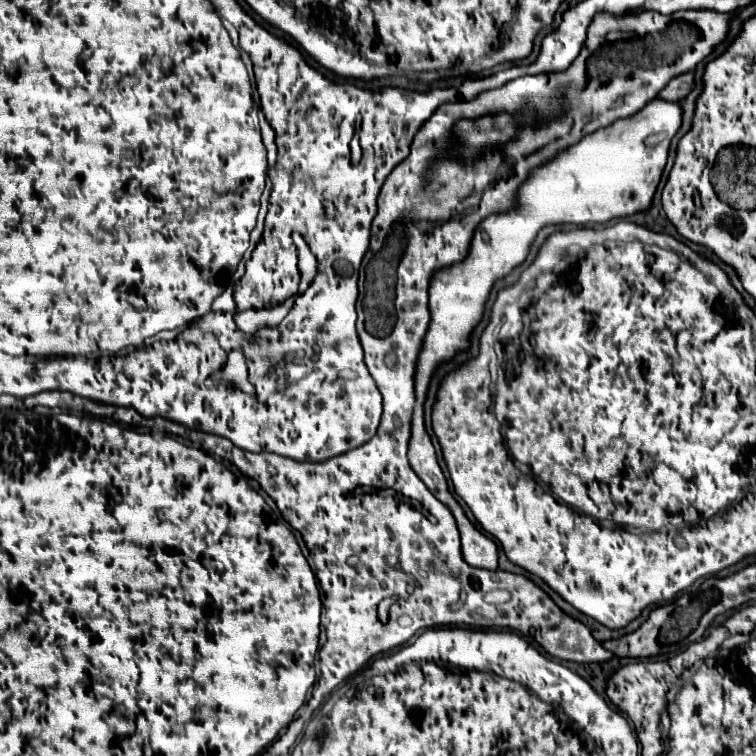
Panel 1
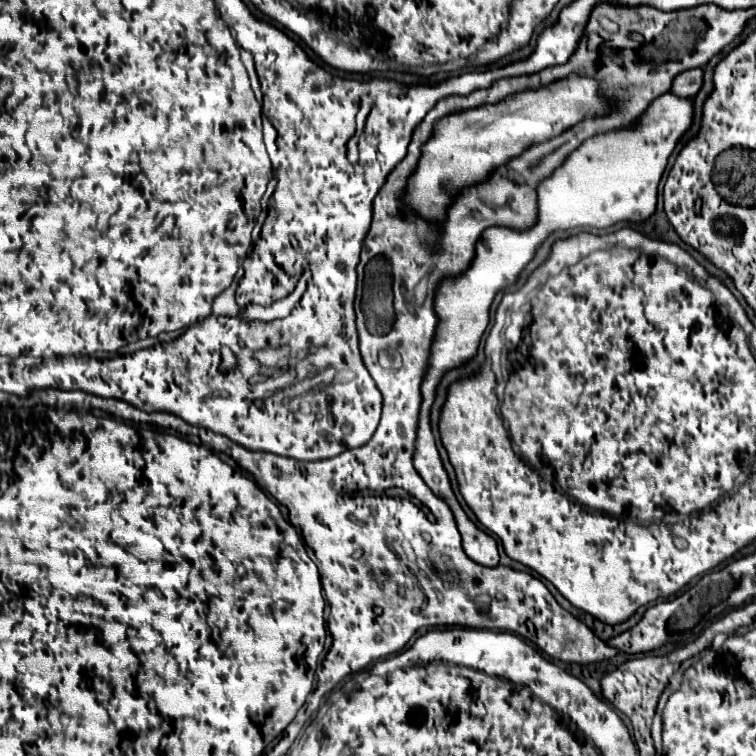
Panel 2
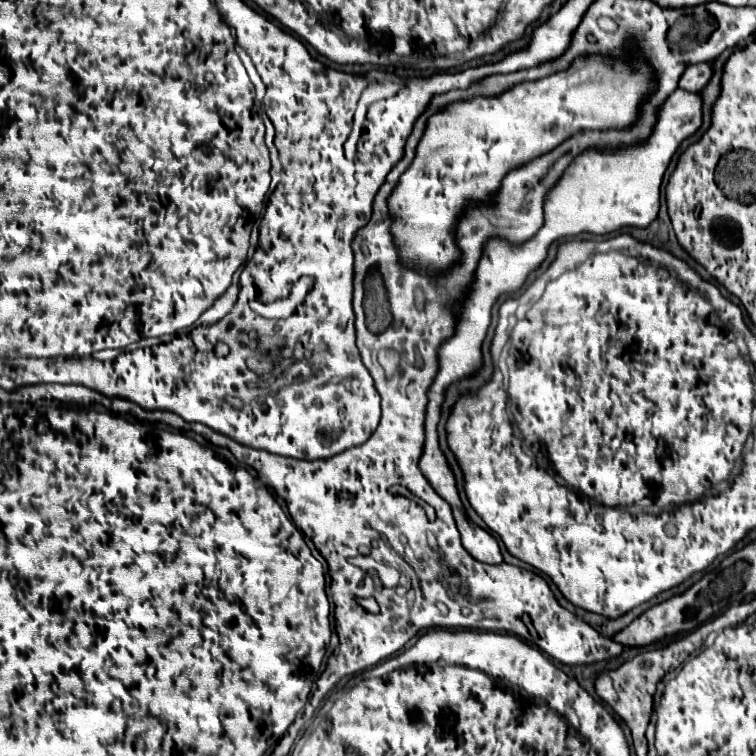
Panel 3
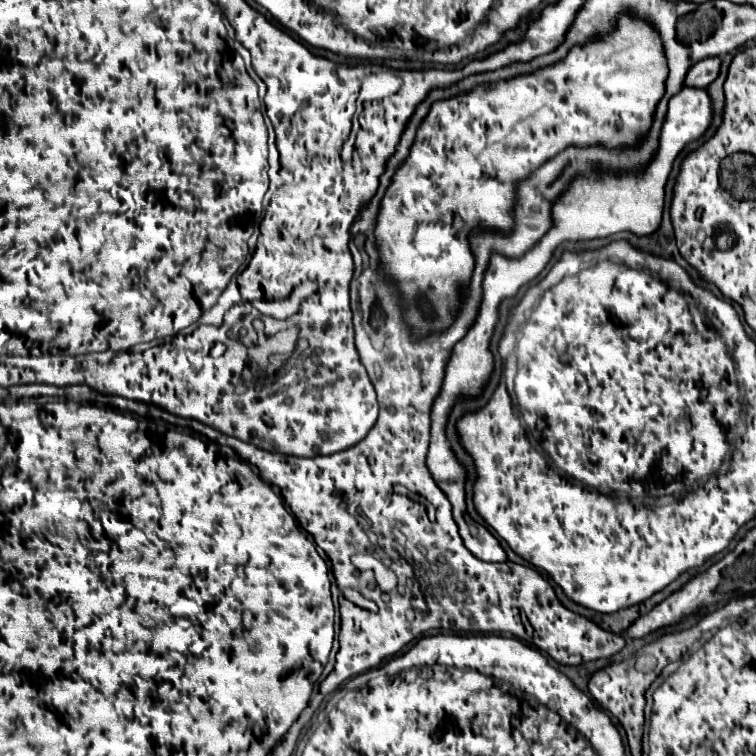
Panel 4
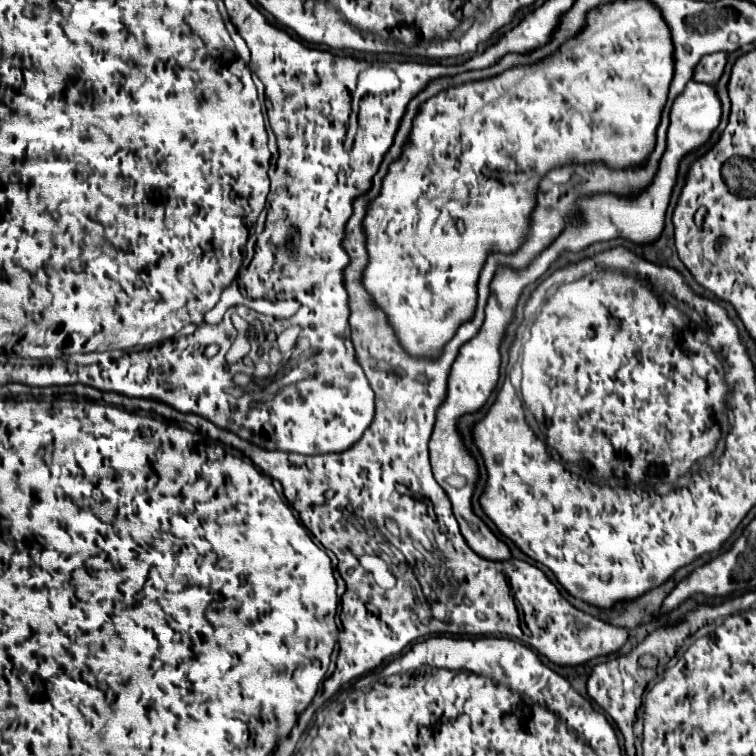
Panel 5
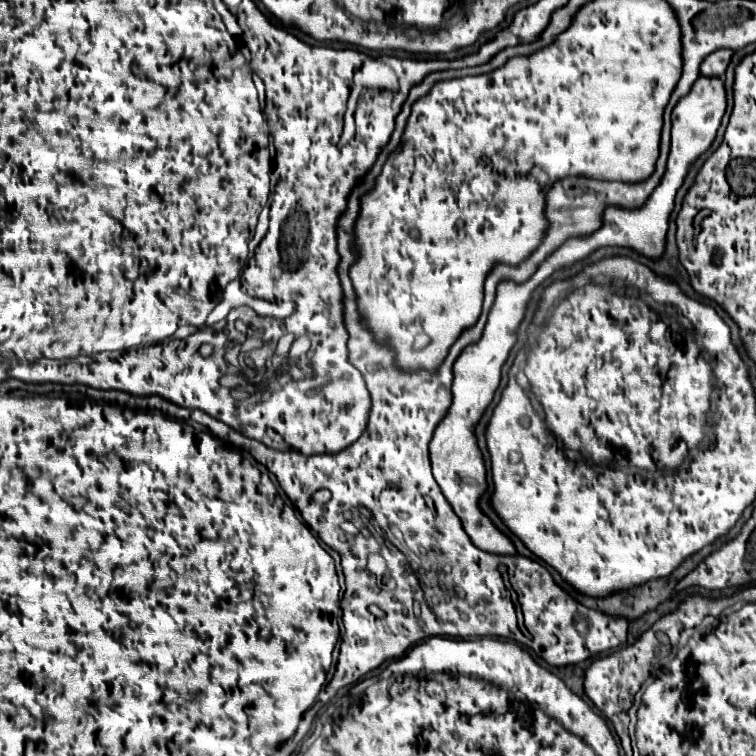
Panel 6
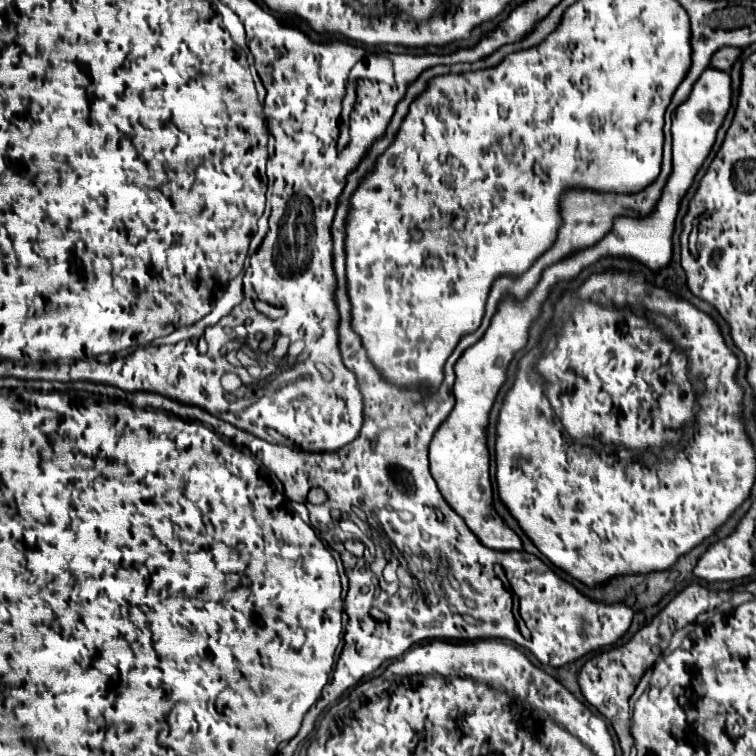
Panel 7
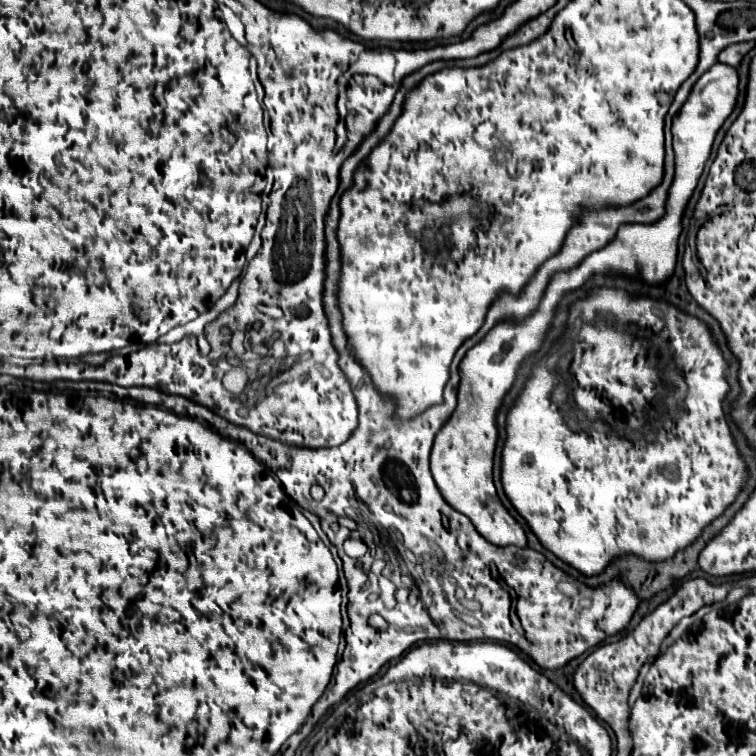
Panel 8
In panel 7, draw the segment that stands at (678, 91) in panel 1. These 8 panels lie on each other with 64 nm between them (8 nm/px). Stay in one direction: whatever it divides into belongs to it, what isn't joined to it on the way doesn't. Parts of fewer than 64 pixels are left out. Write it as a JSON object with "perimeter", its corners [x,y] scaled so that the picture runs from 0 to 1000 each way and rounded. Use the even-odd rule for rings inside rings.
{"perimeter":[[[971,61],[952,63],[952,66],[942,74],[942,85],[939,85],[939,87],[947,87],[950,93],[966,93],[966,90],[971,87],[971,82],[976,79],[979,71],[981,71],[981,63],[971,63]]]}

